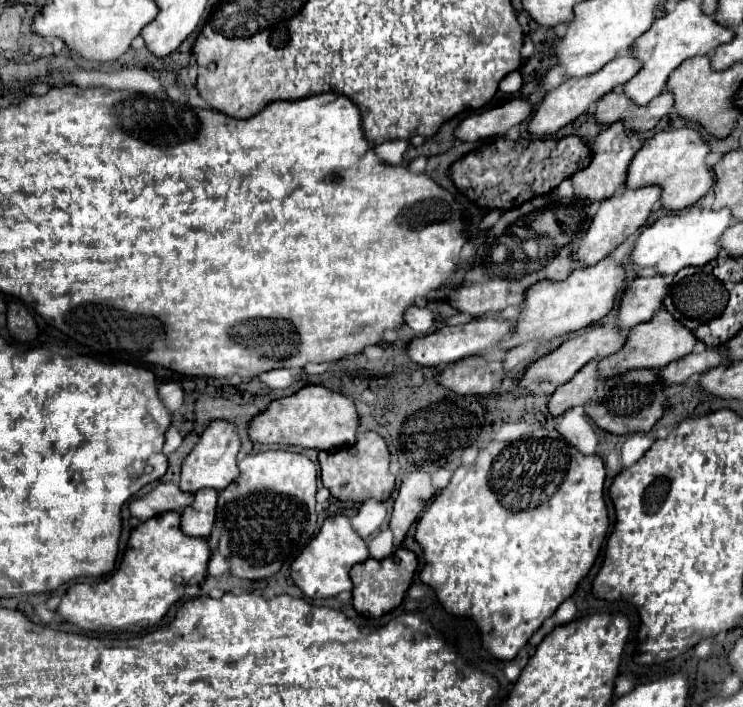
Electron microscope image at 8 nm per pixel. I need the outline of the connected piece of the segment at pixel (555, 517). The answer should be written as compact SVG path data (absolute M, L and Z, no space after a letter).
M546 437L546 439L518 439L512 443L504 443L504 441L492 441L488 447L484 447L478 453L476 463L472 465L462 465L454 471L450 483L446 489L442 489L434 501L428 503L426 511L422 513L422 517L418 519L416 525L416 541L422 545L424 549L424 567L420 571L420 581L436 587L438 599L444 605L444 609L448 613L454 615L468 615L472 617L480 631L482 631L482 643L484 647L498 659L514 659L514 655L528 643L528 639L542 627L542 623L552 617L552 613L558 609L558 605L562 601L566 601L578 587L578 583L586 577L586 573L590 571L590 567L594 565L602 541L608 533L610 527L610 519L608 519L608 507L604 501L604 479L606 479L606 471L604 471L604 461L598 455L582 455L574 445L566 443L562 437Z

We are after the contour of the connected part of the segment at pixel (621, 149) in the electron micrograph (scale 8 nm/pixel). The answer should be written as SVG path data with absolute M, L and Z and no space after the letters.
M616 121L612 125L608 125L594 141L592 145L592 163L578 171L572 177L576 195L586 197L586 199L606 199L608 195L618 193L620 189L624 189L624 181L626 181L626 173L628 173L628 165L634 157L634 147L632 147L632 139L638 137L636 131L628 131L624 121Z

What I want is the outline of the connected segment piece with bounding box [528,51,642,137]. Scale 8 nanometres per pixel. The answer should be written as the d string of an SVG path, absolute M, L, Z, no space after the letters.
M628 51L626 55L620 55L618 59L610 61L606 67L602 67L600 71L596 71L592 75L566 79L560 87L556 87L556 89L552 89L552 91L546 93L544 101L540 103L538 111L534 113L534 117L528 123L528 131L534 133L534 135L538 135L538 137L546 137L546 135L556 133L558 129L562 129L564 125L568 125L570 121L574 121L576 117L580 117L582 113L586 113L590 109L590 105L594 105L606 93L610 93L614 89L620 89L624 83L628 83L640 69L642 69L642 61L638 57L634 57L632 51Z

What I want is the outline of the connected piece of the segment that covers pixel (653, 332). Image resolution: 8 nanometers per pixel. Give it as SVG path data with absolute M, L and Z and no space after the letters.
M660 309L650 321L632 327L624 347L620 351L616 351L614 355L600 359L598 371L602 377L614 377L614 375L620 375L624 371L634 369L634 367L658 367L658 369L662 369L668 363L672 363L674 359L682 359L684 355L692 353L696 343L698 343L698 339L694 337L694 333L690 329L686 329L682 323L678 323L668 311Z

